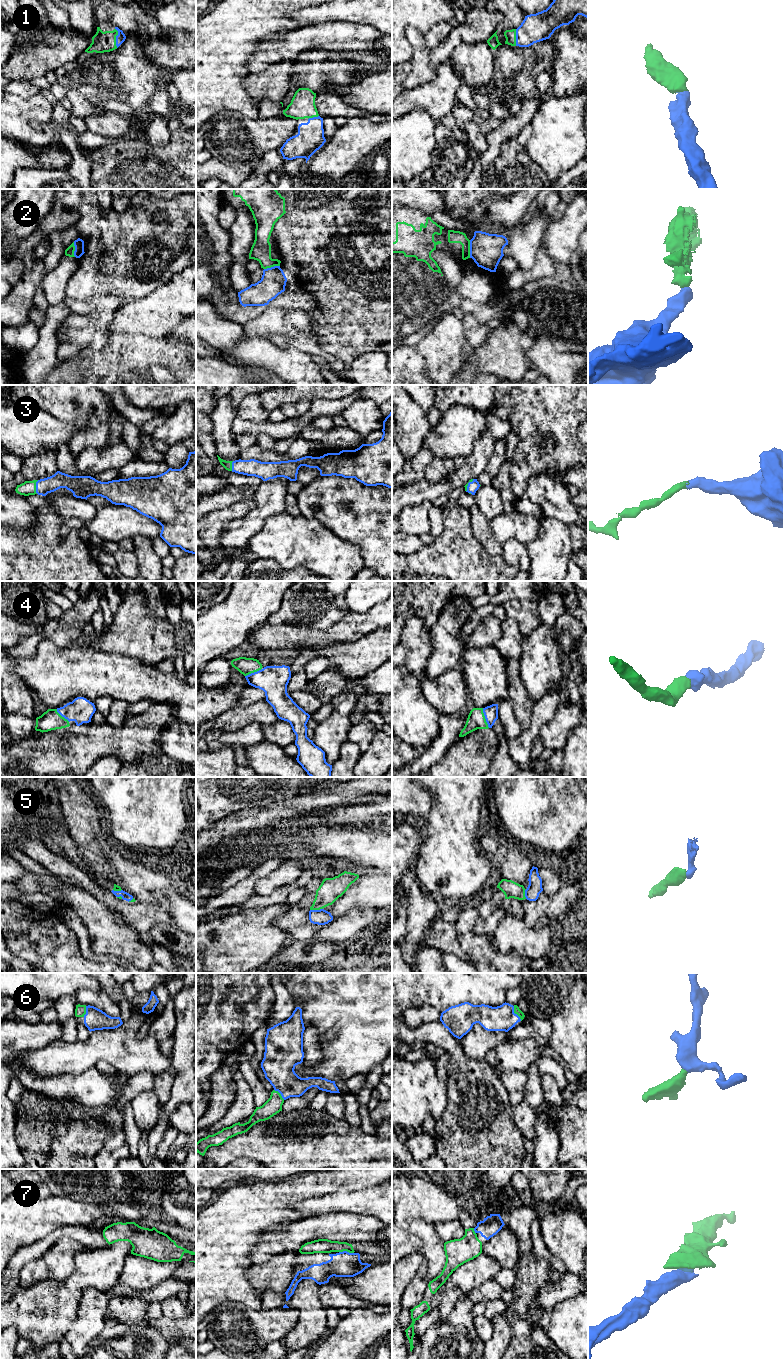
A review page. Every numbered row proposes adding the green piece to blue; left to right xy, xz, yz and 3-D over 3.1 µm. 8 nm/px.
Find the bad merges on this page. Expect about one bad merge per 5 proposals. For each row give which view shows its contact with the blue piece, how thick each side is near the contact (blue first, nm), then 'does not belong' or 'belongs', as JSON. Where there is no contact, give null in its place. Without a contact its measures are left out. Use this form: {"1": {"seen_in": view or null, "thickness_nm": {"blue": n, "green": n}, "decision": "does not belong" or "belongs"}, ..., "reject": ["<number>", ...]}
{"1": {"seen_in": "xy", "thickness_nm": {"blue": 80, "green": 160}, "decision": "belongs"}, "2": {"seen_in": "yz", "thickness_nm": {"blue": 260, "green": 100}, "decision": "does not belong"}, "3": {"seen_in": "xy", "thickness_nm": {"blue": 130, "green": 120}, "decision": "belongs"}, "4": {"seen_in": "yz", "thickness_nm": {"blue": 110, "green": 140}, "decision": "belongs"}, "5": {"seen_in": "xz", "thickness_nm": {"blue": 130, "green": 180}, "decision": "belongs"}, "6": {"seen_in": "yz", "thickness_nm": {"blue": 200, "green": 50}, "decision": "belongs"}, "7": {"seen_in": "xz", "thickness_nm": {"blue": 200, "green": 110}, "decision": "belongs"}, "reject": ["2"]}

